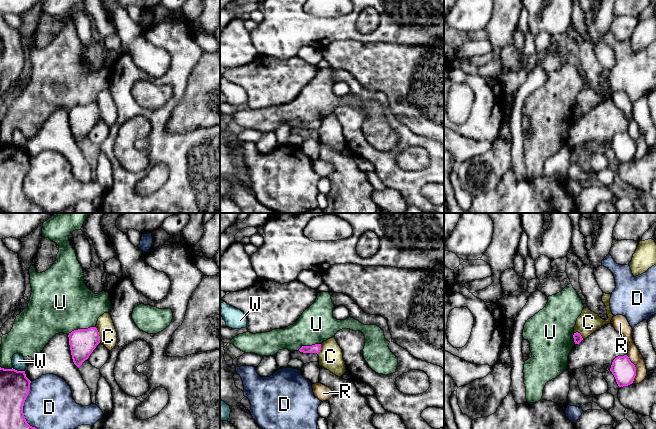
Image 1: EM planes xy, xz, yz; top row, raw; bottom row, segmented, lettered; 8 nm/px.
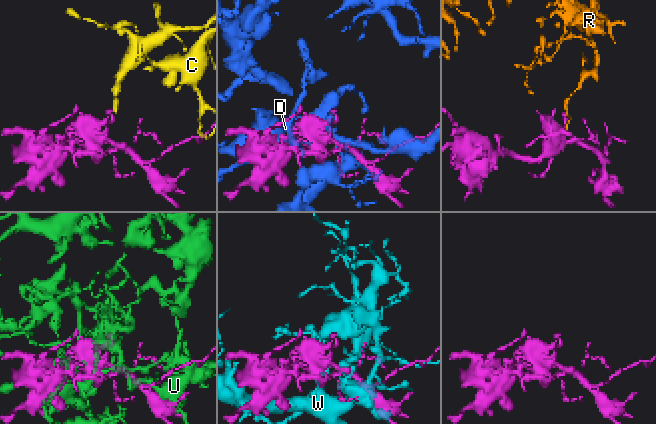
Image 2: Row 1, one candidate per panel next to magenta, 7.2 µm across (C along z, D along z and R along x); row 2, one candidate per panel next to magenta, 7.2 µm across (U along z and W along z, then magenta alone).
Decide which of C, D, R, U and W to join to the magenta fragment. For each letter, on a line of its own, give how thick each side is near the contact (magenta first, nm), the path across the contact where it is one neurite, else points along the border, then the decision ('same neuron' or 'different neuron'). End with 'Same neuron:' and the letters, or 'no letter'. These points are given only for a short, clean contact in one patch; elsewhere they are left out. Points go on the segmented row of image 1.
C: 220 nm thick on the magenta side, 140 nm on the other; border along xy (95, 327), (100, 342); different neuron
D: 240 nm thick on the magenta side, 380 nm on the other; different neuron
R: 190 nm thick on the magenta side, 100 nm on the other; different neuron
U: 220 nm thick on the magenta side, 460 nm on the other; different neuron
W: 240 nm thick on the magenta side, 110 nm on the other; different neuron
Same neuron: no letter

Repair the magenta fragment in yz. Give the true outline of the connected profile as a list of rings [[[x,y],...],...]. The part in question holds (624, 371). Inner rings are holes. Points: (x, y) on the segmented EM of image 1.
[[[627,355],[616,357],[612,362],[610,371],[619,387],[632,384],[636,376],[636,367]]]

